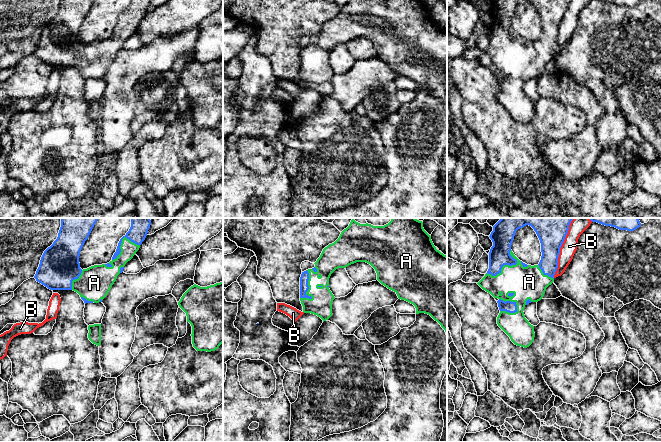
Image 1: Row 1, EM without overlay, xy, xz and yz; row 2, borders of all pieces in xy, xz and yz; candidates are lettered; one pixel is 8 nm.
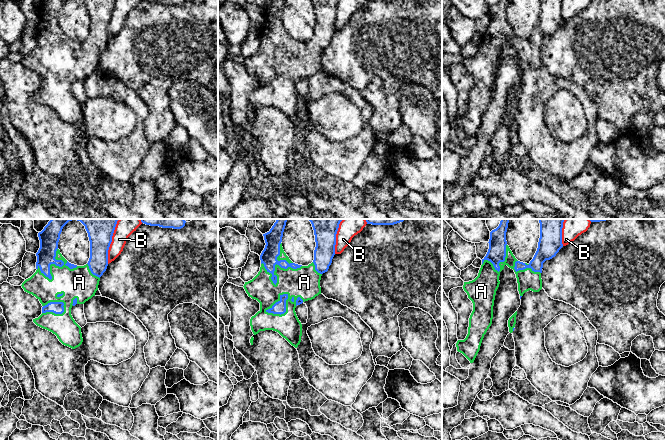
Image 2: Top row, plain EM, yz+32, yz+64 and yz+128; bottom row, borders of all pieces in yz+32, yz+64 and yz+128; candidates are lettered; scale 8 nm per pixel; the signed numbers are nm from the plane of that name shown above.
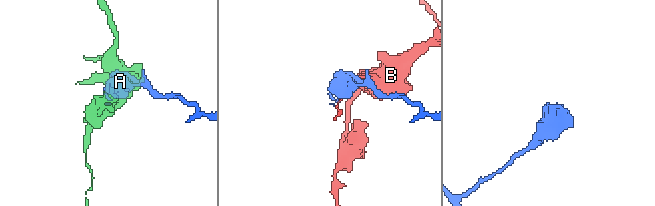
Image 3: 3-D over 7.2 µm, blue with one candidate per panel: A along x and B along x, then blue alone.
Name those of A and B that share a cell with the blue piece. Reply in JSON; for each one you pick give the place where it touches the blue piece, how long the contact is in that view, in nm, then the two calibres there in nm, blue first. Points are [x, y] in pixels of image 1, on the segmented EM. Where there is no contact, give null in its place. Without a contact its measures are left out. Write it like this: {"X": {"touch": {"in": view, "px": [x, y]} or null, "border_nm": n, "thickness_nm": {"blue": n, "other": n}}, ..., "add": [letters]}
{"A": {"touch": {"in": "yz", "px": [506, 264]}, "border_nm": 280, "thickness_nm": {"blue": 180, "other": 260}}, "add": ["A"]}

